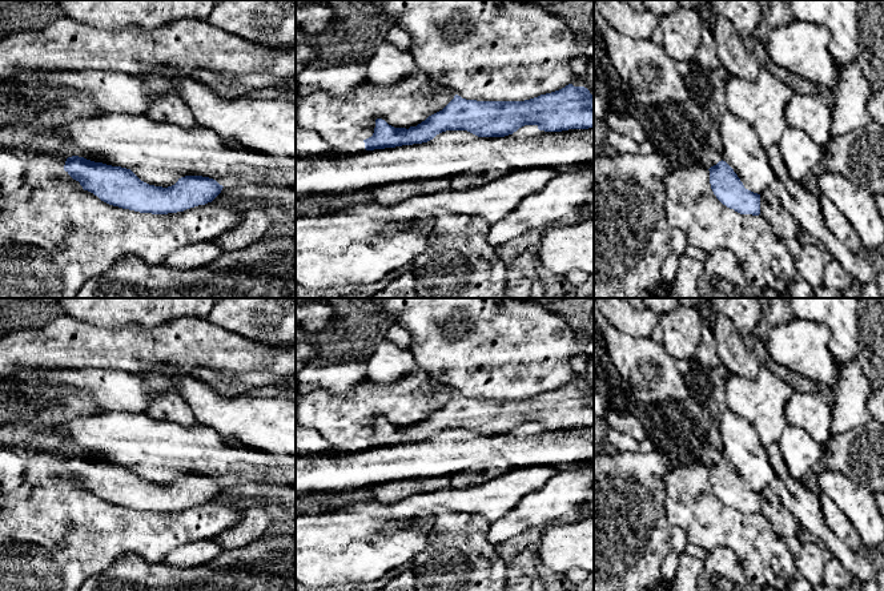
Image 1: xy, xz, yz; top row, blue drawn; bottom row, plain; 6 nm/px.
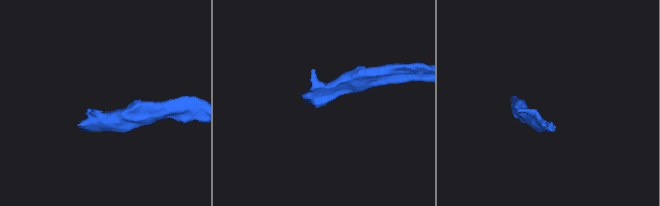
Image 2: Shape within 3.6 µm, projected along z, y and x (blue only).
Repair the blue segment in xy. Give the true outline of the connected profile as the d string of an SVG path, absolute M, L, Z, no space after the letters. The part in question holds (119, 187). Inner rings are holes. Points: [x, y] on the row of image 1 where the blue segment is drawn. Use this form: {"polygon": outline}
{"polygon": "M68 157L64 170L101 201L140 213L168 214L212 202L222 190L216 180L185 176L168 188L141 181L130 169Z"}

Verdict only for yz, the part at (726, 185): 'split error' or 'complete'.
complete

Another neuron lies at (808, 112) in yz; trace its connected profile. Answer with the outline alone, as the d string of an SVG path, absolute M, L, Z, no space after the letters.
M795 93L784 114L788 128L801 129L817 145L824 148L831 141L833 110L817 93Z

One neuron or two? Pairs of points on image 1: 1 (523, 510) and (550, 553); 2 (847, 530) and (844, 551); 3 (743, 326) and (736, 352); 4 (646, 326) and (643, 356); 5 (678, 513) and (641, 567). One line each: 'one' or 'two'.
1: two
2: two
3: two
4: two
5: two

